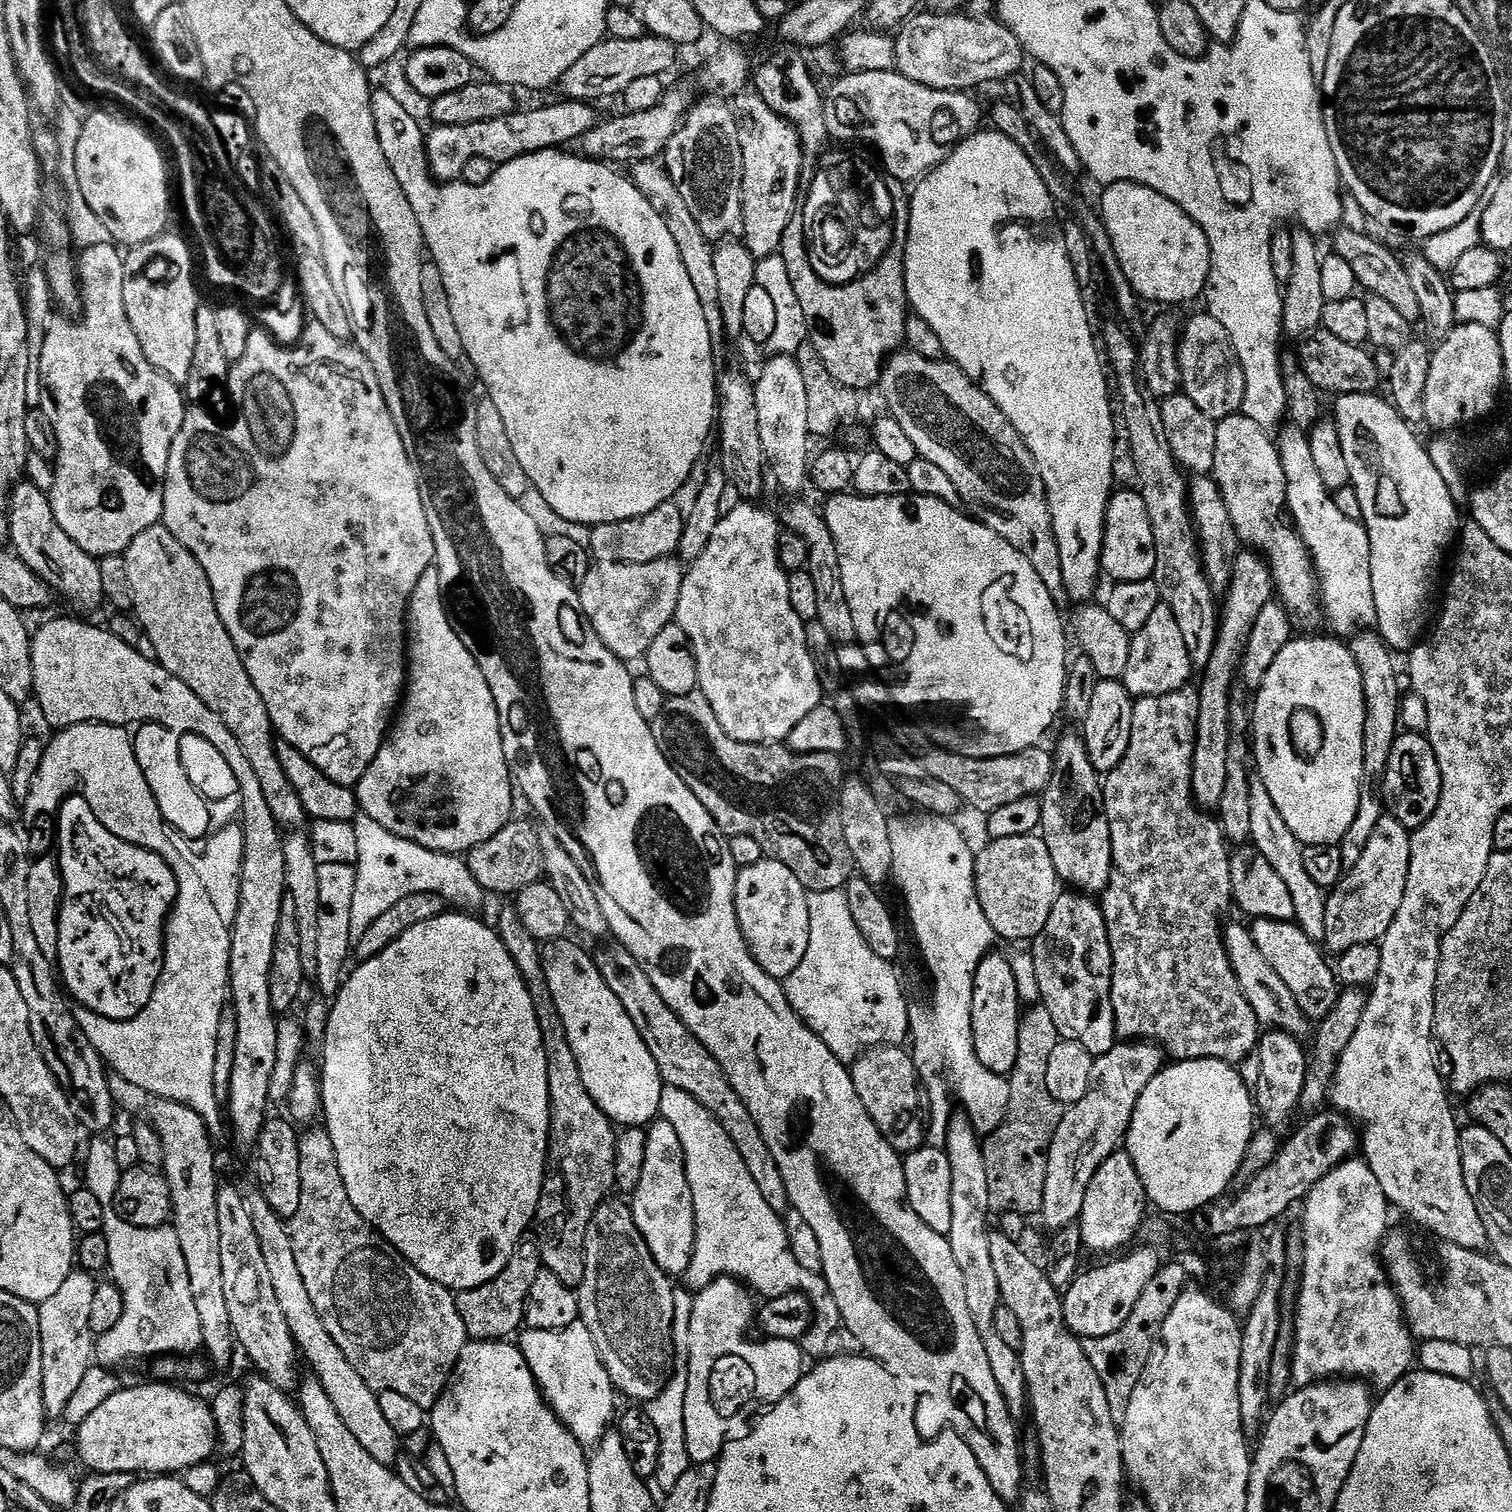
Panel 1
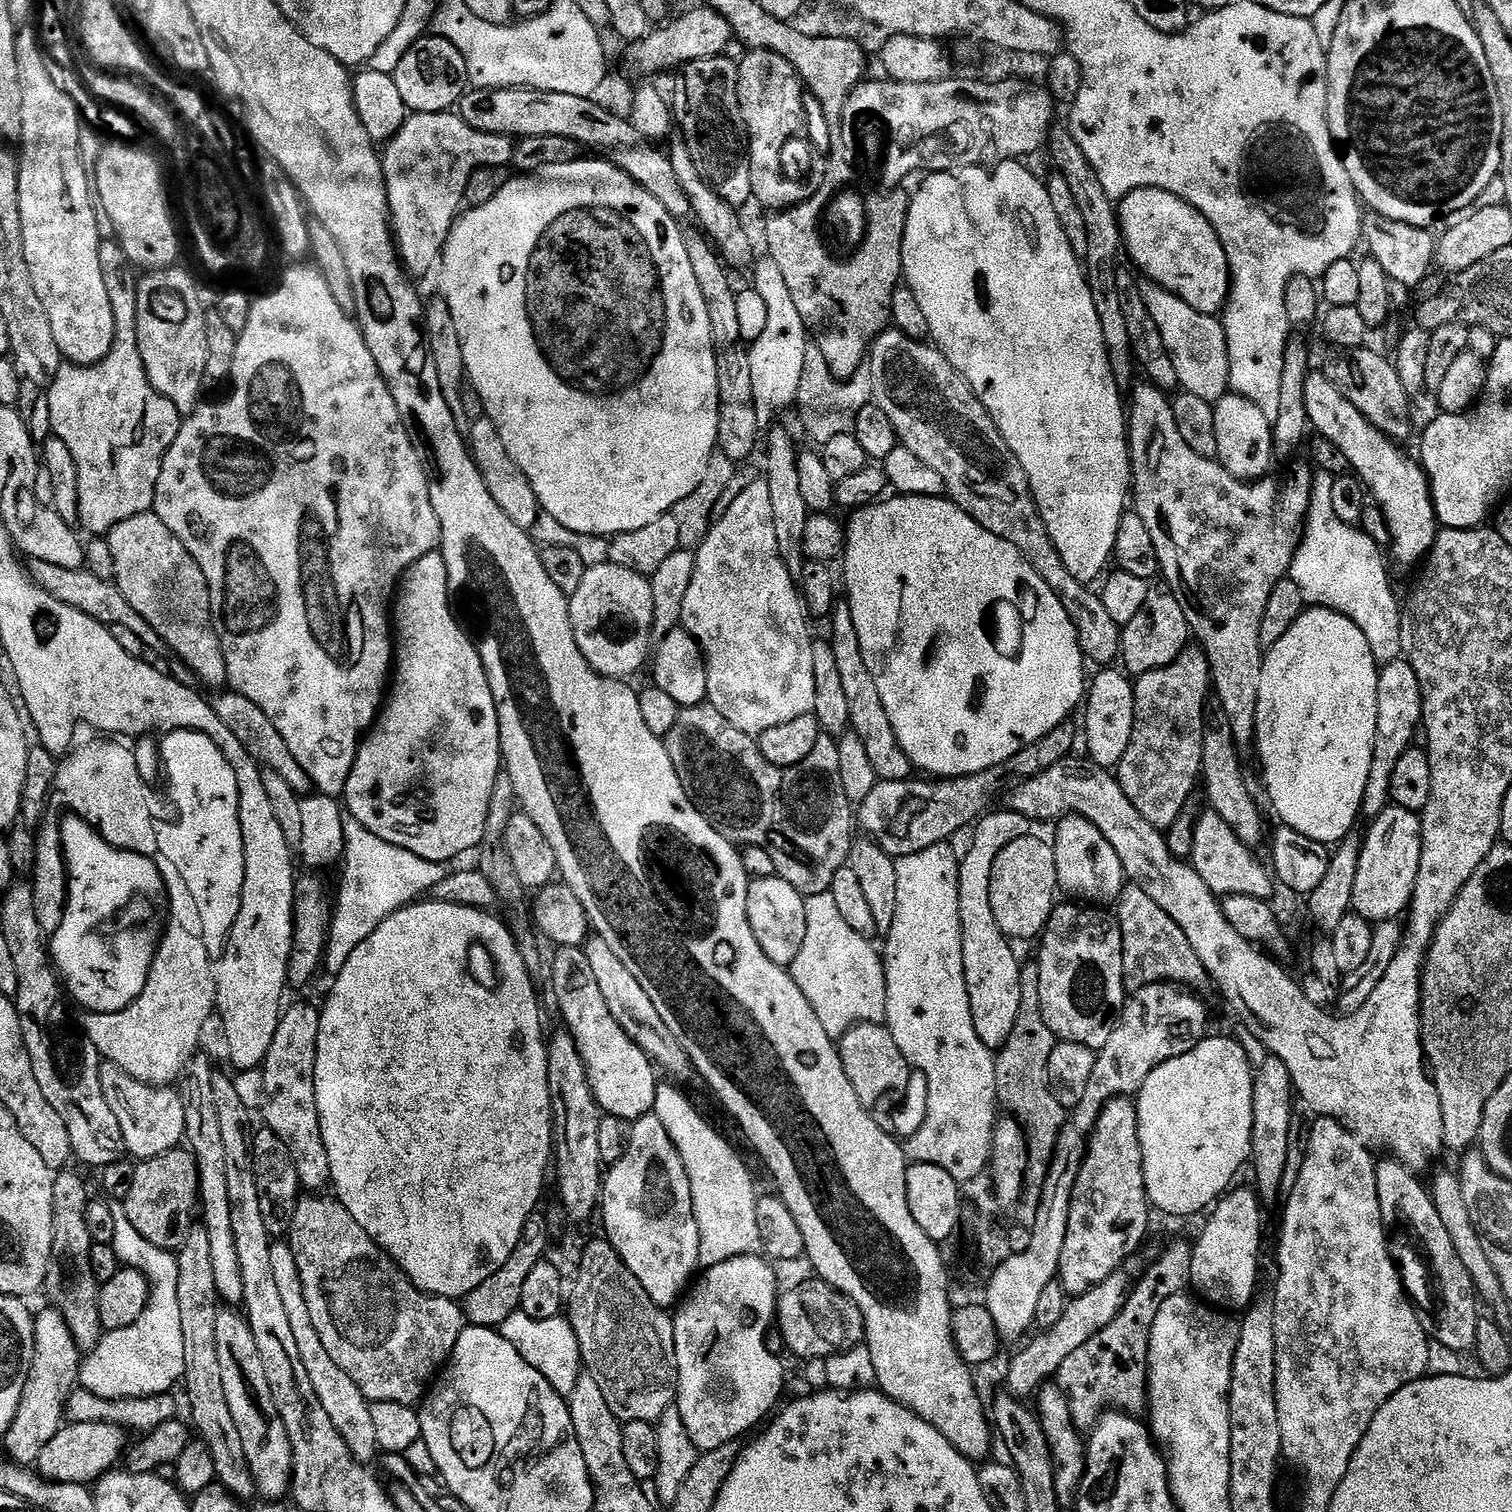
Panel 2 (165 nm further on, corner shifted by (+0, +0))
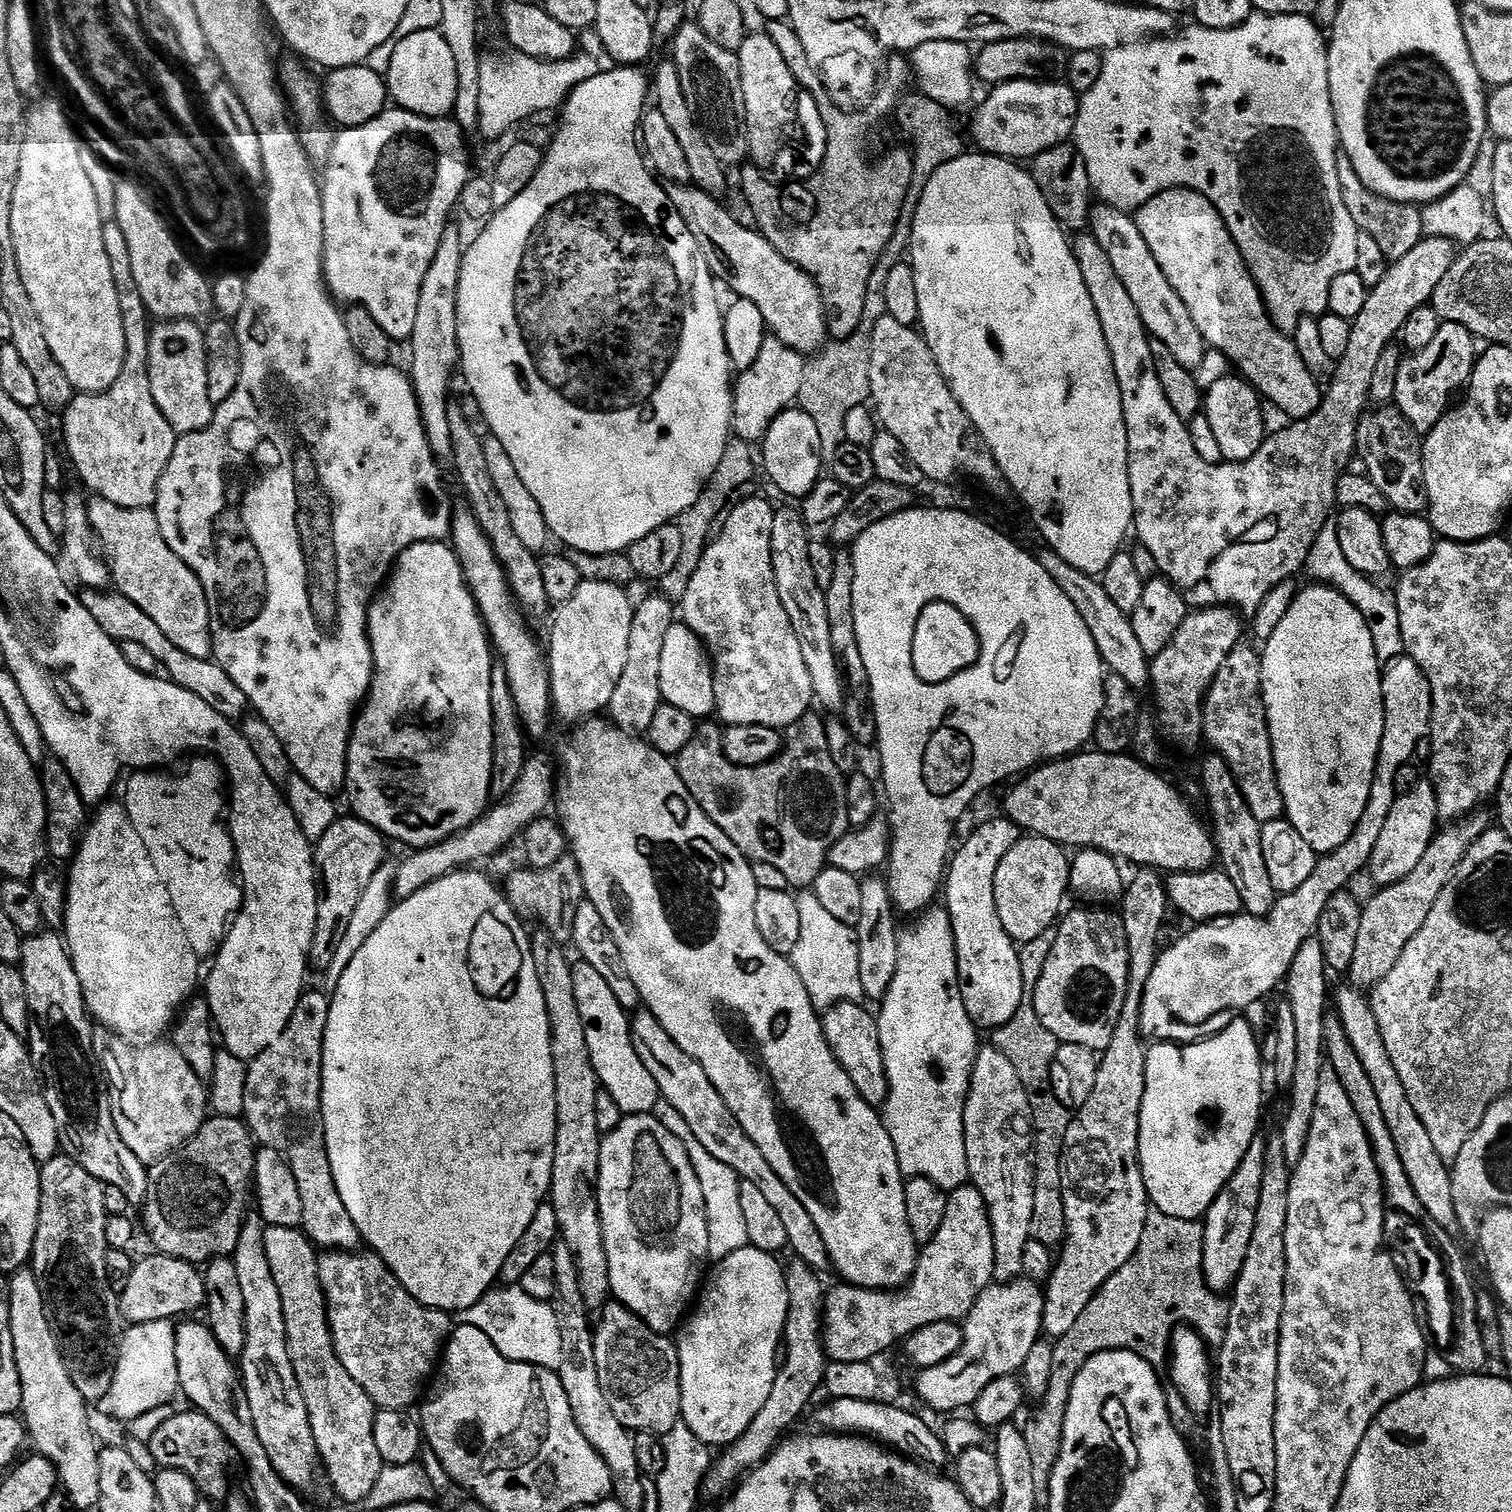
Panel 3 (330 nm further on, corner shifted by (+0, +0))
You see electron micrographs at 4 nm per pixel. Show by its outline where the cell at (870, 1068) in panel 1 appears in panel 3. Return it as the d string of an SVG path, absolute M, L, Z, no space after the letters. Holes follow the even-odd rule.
M860 1002L835 1004L823 1013L822 1023L824 1037L834 1054L834 1058L850 1074L850 1082L854 1082L854 1090L870 1105L880 1106L888 1098L888 1079L882 1058L880 1035L876 1025L877 1017L864 1009Z

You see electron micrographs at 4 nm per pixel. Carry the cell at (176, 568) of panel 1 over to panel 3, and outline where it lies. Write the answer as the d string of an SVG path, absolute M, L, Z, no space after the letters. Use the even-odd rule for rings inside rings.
M92 498L87 501L88 513L90 514L90 526L96 532L96 539L102 549L102 555L108 562L108 569L112 571L112 583L115 591L121 592L138 610L143 610L153 620L154 626L178 646L178 650L192 655L194 658L203 660L212 659L212 635L210 634L210 606L206 598L206 590L202 590L202 582L166 546L166 538L162 538L162 530L158 526L158 518L152 508L123 508L114 506L114 502L106 502L99 498Z

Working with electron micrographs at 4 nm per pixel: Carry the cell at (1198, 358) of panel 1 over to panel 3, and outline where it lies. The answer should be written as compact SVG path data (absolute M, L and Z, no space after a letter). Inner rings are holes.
M1096 202L1088 215L1088 228L1098 246L1102 246L1102 251L1110 254L1110 262L1122 286L1126 286L1126 291L1130 293L1130 299L1134 301L1149 337L1162 342L1162 346L1166 346L1166 350L1170 350L1170 354L1178 358L1182 366L1196 370L1204 360L1204 352L1206 353L1202 334L1198 334L1198 326L1194 326L1194 318L1190 318L1186 302L1178 298L1174 286L1166 282L1166 274L1162 274L1158 262L1154 262L1154 254L1150 254L1150 246L1146 246L1146 238L1142 238L1142 230L1138 230L1135 219L1114 206Z

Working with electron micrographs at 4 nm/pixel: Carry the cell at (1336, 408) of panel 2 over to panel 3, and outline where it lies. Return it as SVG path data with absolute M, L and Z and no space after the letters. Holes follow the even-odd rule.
M1171 188L1169 192L1159 192L1154 198L1150 198L1150 202L1146 202L1140 208L1136 209L1134 219L1138 230L1142 230L1142 238L1146 238L1146 246L1150 246L1150 254L1154 254L1154 262L1158 262L1158 266L1162 270L1162 274L1166 274L1166 282L1170 282L1170 286L1174 286L1174 290L1178 294L1178 298L1182 298L1182 302L1186 302L1186 310L1190 310L1190 318L1194 318L1194 326L1198 326L1198 334L1202 334L1205 345L1209 349L1217 348L1230 363L1233 364L1235 371L1239 373L1243 379L1247 380L1265 401L1268 400L1280 412L1288 415L1289 421L1304 420L1310 414L1314 414L1314 410L1318 410L1322 399L1322 388L1319 388L1317 377L1313 376L1310 370L1306 370L1306 362L1302 362L1302 358L1296 349L1296 343L1292 341L1291 335L1282 333L1272 325L1272 319L1268 316L1268 307L1264 305L1258 286L1254 282L1254 278L1250 274L1250 270L1246 266L1246 262L1242 258L1242 254L1238 250L1238 246L1232 240L1230 230L1226 226L1226 222L1222 218L1222 214L1218 214L1218 210L1212 203L1202 194L1192 192L1189 188Z

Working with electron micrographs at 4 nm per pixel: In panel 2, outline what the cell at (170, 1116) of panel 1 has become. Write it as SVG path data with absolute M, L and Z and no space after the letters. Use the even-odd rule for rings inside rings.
M203 1226L183 1237L176 1258L178 1266L178 1302L182 1313L182 1338L186 1345L186 1366L183 1387L188 1387L188 1404L192 1407L190 1424L198 1431L214 1458L216 1479L230 1494L241 1502L248 1502L257 1495L254 1474L250 1472L250 1462L246 1462L246 1449L238 1435L238 1426L230 1415L230 1405L226 1403L226 1389L222 1383L222 1369L218 1363L218 1341L214 1333L218 1326L218 1314L222 1301L218 1286L214 1282L214 1262L210 1255L210 1238Z

